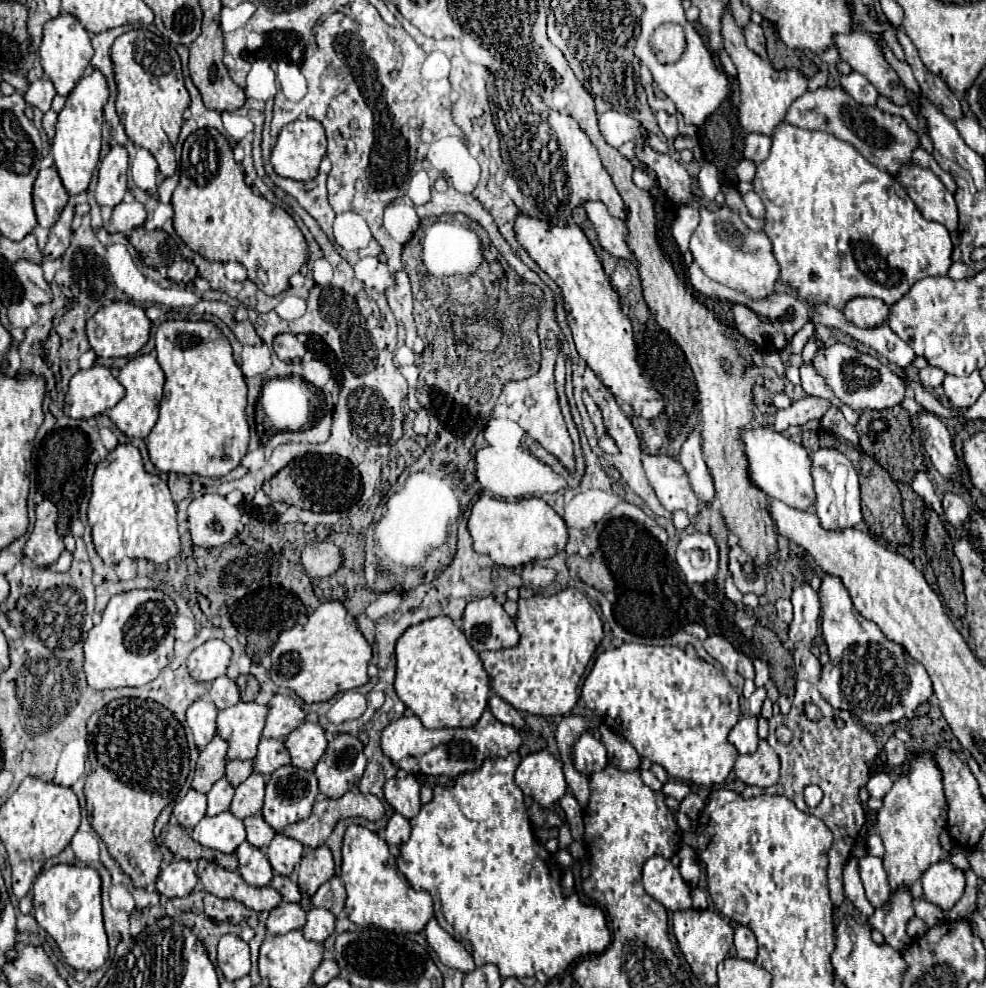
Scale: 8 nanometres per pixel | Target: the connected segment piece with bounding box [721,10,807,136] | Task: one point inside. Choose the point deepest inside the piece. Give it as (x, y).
(766, 94)

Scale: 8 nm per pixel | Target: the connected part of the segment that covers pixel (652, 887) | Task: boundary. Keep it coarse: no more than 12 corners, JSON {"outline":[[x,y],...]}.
{"outline":[[651,856],[643,888],[667,910],[691,908],[691,888],[671,860]]}

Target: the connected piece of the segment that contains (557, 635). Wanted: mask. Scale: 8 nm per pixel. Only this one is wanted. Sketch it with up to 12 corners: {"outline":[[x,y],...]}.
{"outline":[[573,586],[519,598],[521,640],[481,652],[519,712],[565,716],[603,640]]}

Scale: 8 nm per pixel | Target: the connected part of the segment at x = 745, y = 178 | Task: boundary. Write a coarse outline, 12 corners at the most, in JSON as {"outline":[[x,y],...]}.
{"outline":[[741,160],[735,168],[739,182],[751,182],[755,176],[755,164]]}

